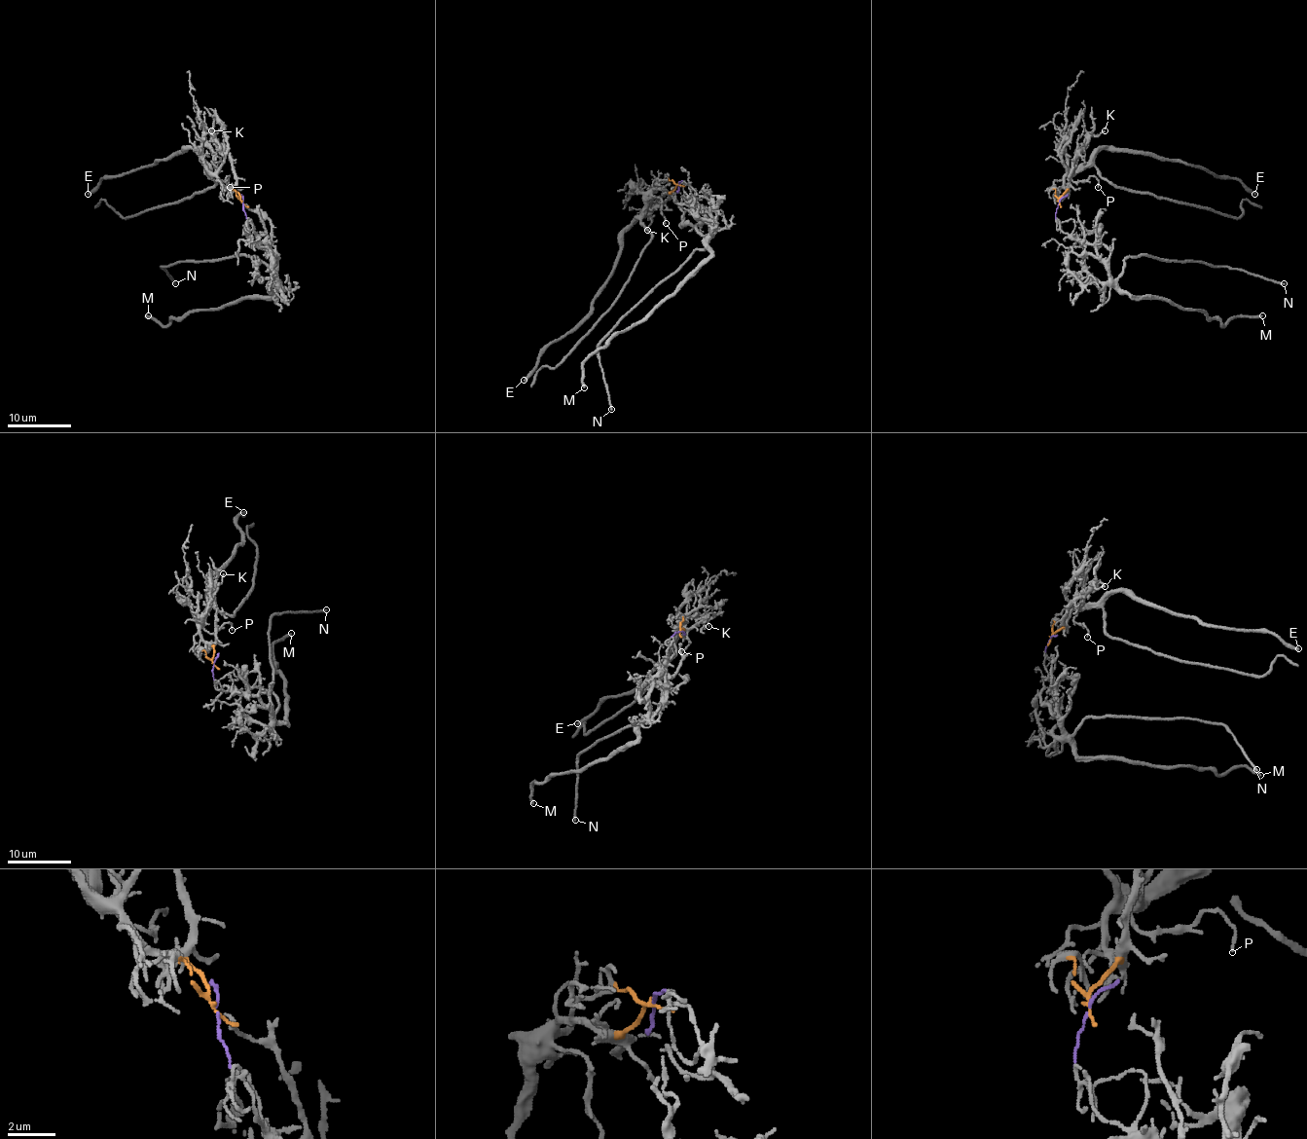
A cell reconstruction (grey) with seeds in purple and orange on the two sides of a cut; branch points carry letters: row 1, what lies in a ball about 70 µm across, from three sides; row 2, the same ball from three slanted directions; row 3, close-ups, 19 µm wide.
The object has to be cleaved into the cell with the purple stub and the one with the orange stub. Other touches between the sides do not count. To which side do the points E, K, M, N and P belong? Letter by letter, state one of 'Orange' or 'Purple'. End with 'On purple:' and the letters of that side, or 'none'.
E: Orange
K: Orange
M: Purple
N: Purple
P: Orange
On purple: M, N

